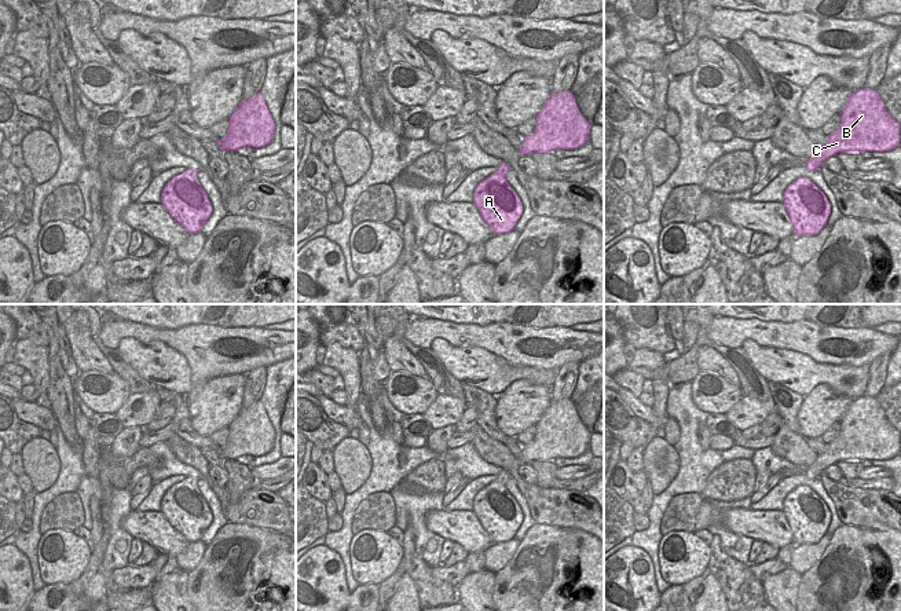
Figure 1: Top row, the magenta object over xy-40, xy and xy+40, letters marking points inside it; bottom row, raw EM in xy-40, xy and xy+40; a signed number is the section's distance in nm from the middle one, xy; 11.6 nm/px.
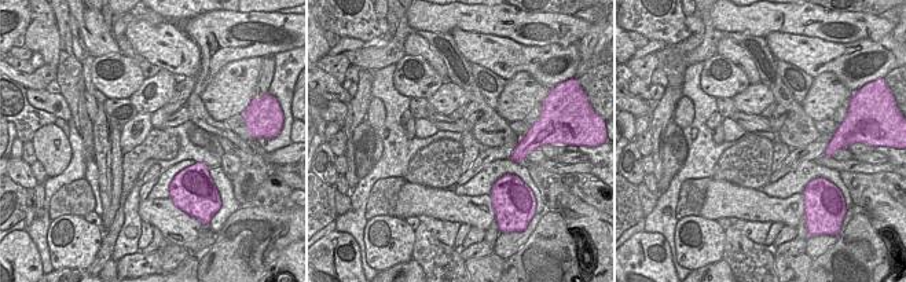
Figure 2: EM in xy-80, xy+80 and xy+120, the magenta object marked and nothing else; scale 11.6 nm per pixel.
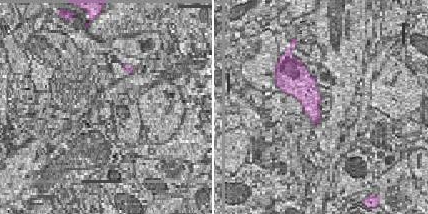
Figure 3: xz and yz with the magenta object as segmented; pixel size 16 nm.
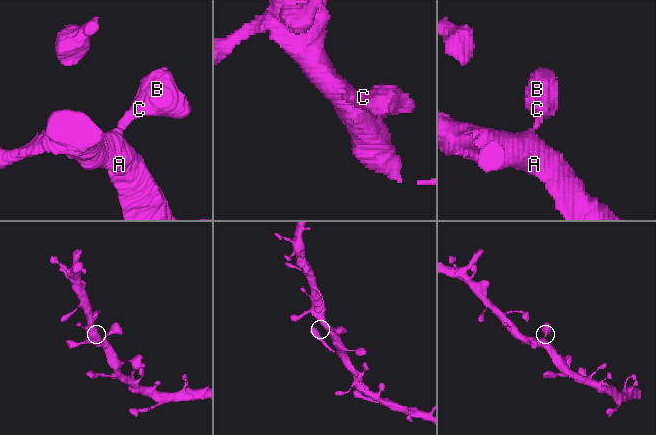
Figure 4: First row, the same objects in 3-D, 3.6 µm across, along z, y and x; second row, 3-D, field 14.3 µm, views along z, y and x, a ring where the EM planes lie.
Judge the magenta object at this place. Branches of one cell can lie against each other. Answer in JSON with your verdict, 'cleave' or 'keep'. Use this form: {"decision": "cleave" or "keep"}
{"decision": "keep"}

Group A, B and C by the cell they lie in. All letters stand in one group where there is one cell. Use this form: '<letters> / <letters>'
A B C

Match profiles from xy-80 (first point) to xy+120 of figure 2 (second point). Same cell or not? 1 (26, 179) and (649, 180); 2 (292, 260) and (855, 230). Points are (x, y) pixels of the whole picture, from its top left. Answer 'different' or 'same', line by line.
1: different
2: different

